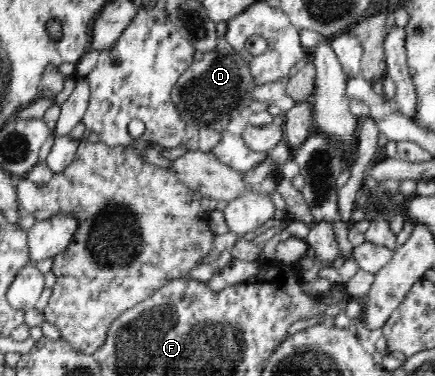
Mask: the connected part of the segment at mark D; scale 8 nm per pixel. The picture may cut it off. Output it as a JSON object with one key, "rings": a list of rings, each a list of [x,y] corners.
{"rings":[[[220,38],[217,40],[216,47],[209,52],[204,53],[204,58],[194,62],[182,77],[176,82],[175,88],[172,88],[171,98],[176,106],[180,119],[188,125],[196,127],[198,130],[203,128],[213,128],[219,133],[226,131],[226,126],[240,115],[249,106],[254,105],[253,92],[257,85],[255,84],[253,75],[249,70],[247,62],[232,49],[232,46],[225,40]]]}

